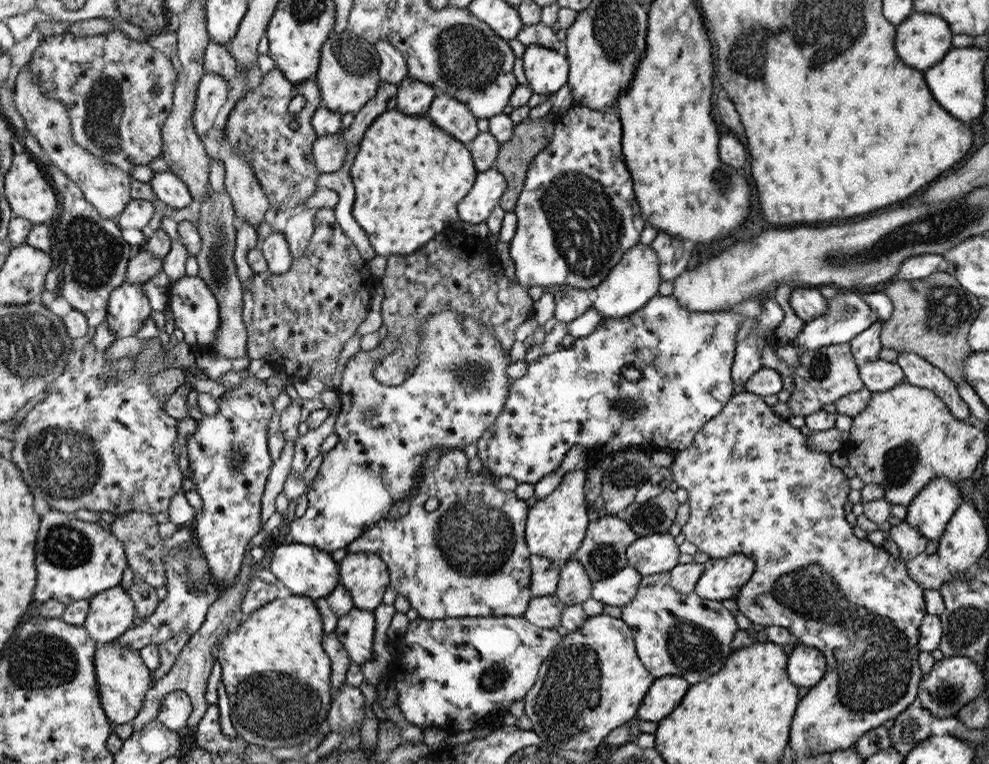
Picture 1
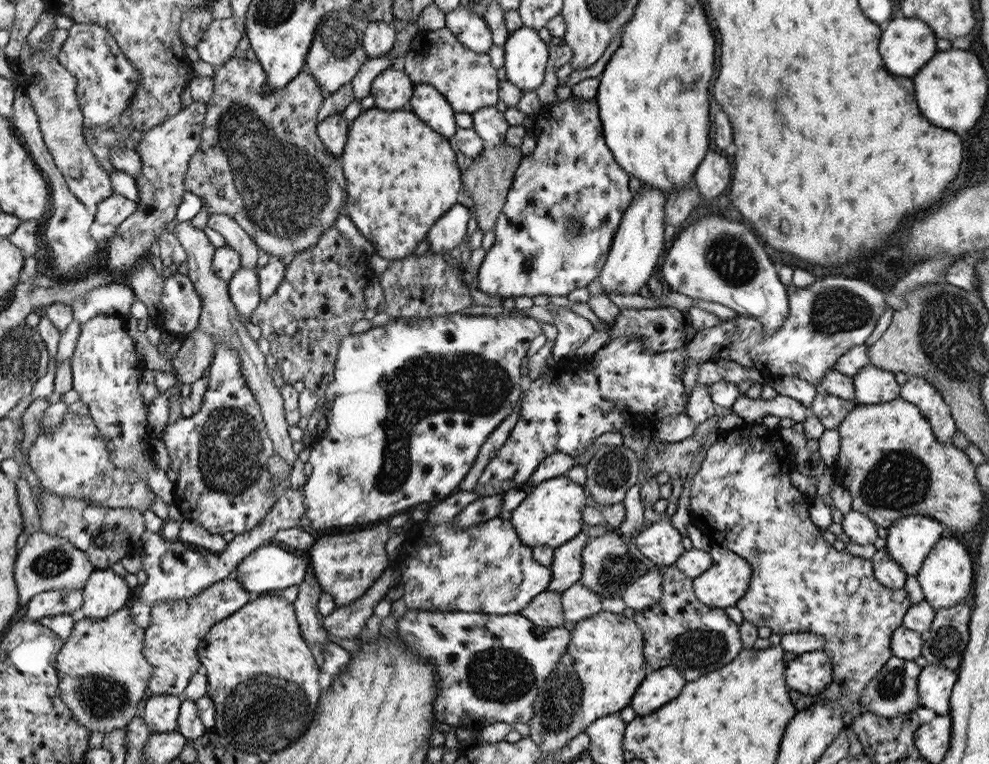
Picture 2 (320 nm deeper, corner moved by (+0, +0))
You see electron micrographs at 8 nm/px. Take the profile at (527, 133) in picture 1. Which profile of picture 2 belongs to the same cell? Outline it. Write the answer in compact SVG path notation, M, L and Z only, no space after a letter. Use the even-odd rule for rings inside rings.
M513 146L487 147L473 159L471 166L462 173L462 192L473 198L474 209L469 208L469 213L474 216L478 228L485 234L490 234L496 225L497 218L505 206L506 197L512 188L513 178L516 176L516 170L521 161L524 160L524 154L521 150Z

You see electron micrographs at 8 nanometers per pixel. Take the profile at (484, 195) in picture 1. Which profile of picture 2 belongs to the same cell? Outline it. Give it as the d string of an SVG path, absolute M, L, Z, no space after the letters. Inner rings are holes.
M462 203L450 208L446 218L442 218L442 222L438 222L438 226L434 226L434 230L430 230L430 234L428 234L430 238L428 236L425 238L429 242L429 249L440 254L460 247L466 236L470 217L469 208Z

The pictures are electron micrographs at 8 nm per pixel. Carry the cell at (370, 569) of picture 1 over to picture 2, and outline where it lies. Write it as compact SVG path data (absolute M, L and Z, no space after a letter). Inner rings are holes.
M383 521L352 533L320 536L307 550L317 583L322 592L333 596L337 608L357 601L389 568L392 561L384 546L391 532L388 522Z

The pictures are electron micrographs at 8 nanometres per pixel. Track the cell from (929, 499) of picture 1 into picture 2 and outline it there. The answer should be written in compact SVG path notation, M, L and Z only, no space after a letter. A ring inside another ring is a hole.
M921 514L899 518L888 528L885 549L907 576L917 576L930 551L946 535L944 528L937 520Z

